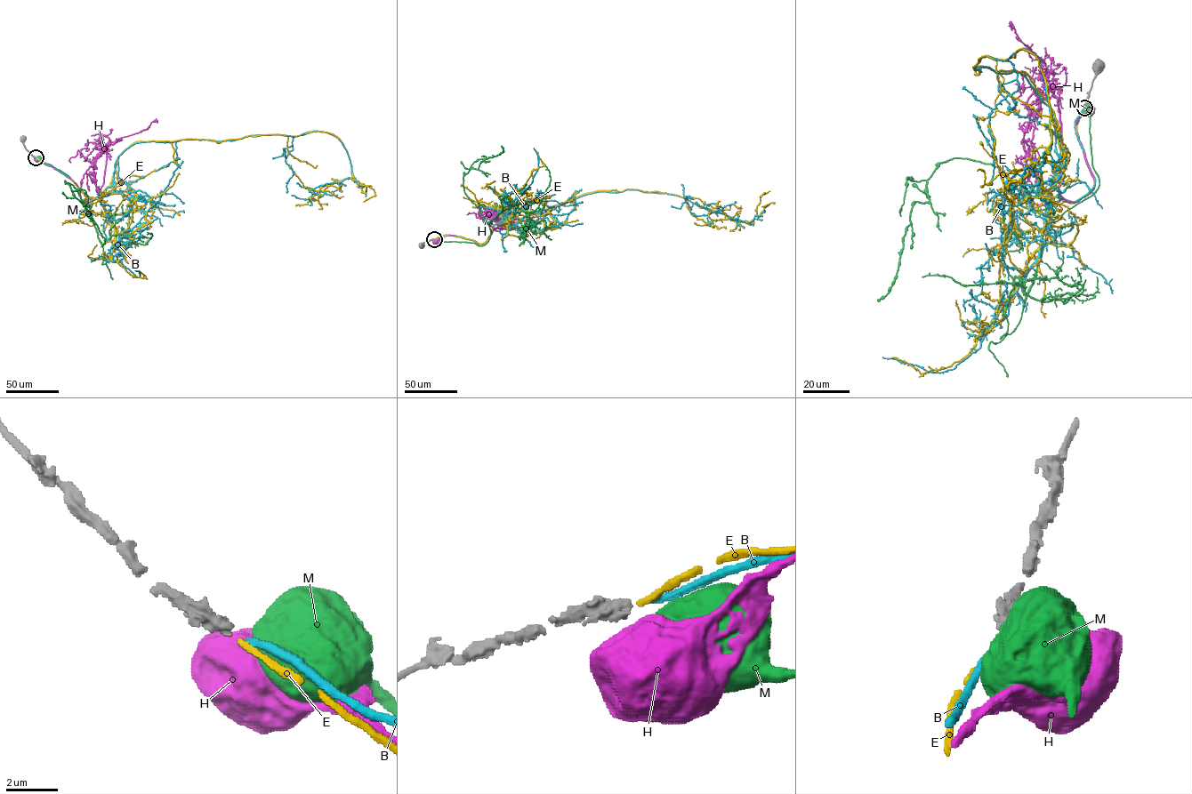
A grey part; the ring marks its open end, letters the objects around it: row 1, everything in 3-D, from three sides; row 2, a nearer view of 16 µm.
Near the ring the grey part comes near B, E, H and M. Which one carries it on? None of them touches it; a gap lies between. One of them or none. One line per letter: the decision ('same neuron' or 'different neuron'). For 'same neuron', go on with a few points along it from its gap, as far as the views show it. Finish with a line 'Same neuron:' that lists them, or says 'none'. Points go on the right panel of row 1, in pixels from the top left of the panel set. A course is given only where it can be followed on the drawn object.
B: same neuron; course (1083, 108), (1094, 187), (1050, 203), (1054, 114), (982, 57), (1029, 51), (1050, 109), (1043, 163), (1001, 191)
E: different neuron
H: different neuron
M: different neuron
Same neuron: B

